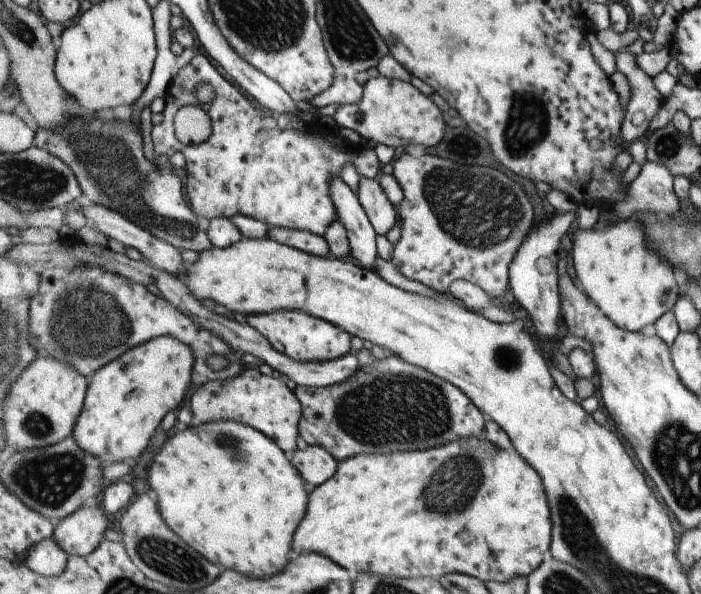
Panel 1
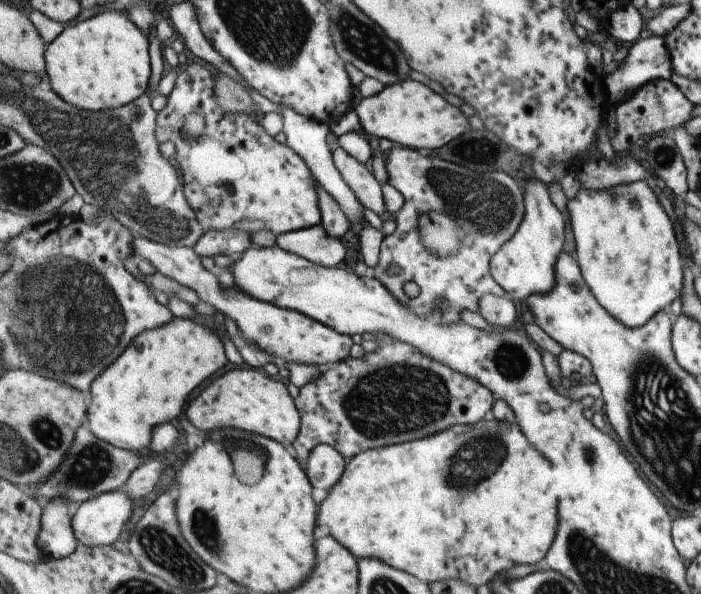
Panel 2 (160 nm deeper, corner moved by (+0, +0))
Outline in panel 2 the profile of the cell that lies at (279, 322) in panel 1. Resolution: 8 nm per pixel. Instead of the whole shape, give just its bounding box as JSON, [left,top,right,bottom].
[133,236,354,366]

